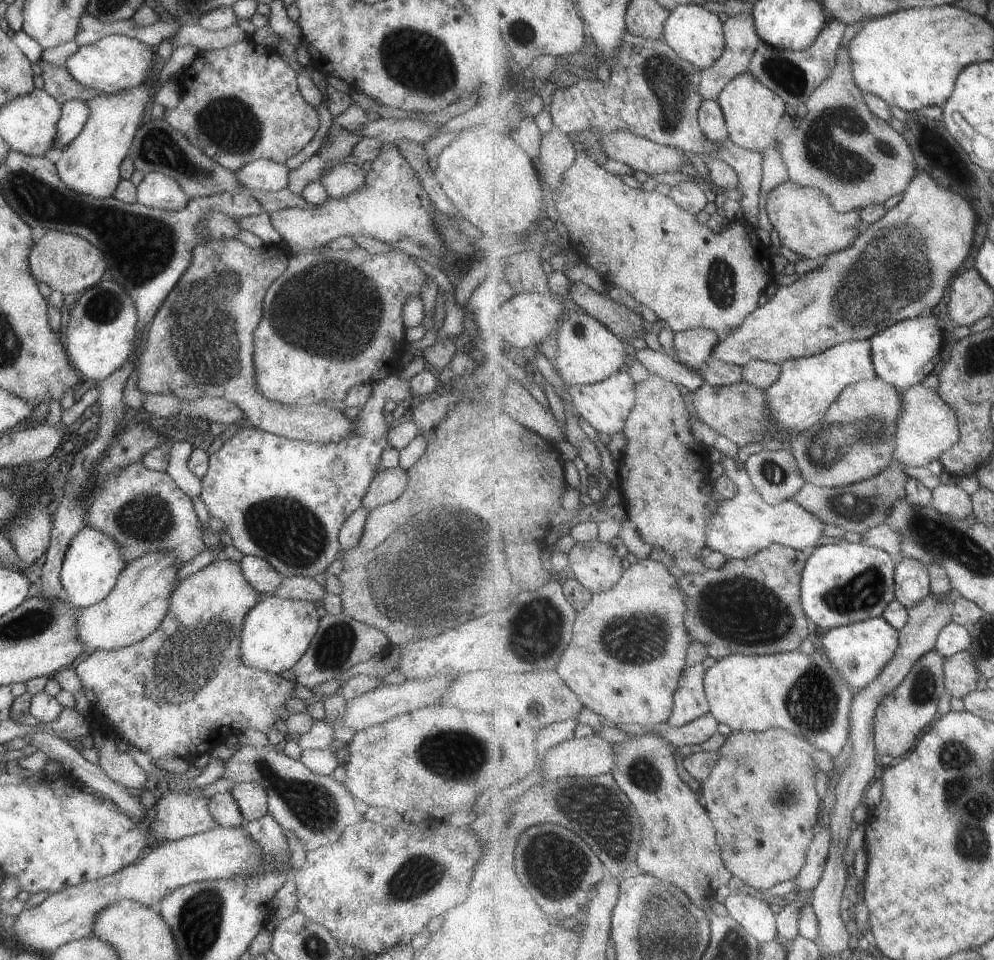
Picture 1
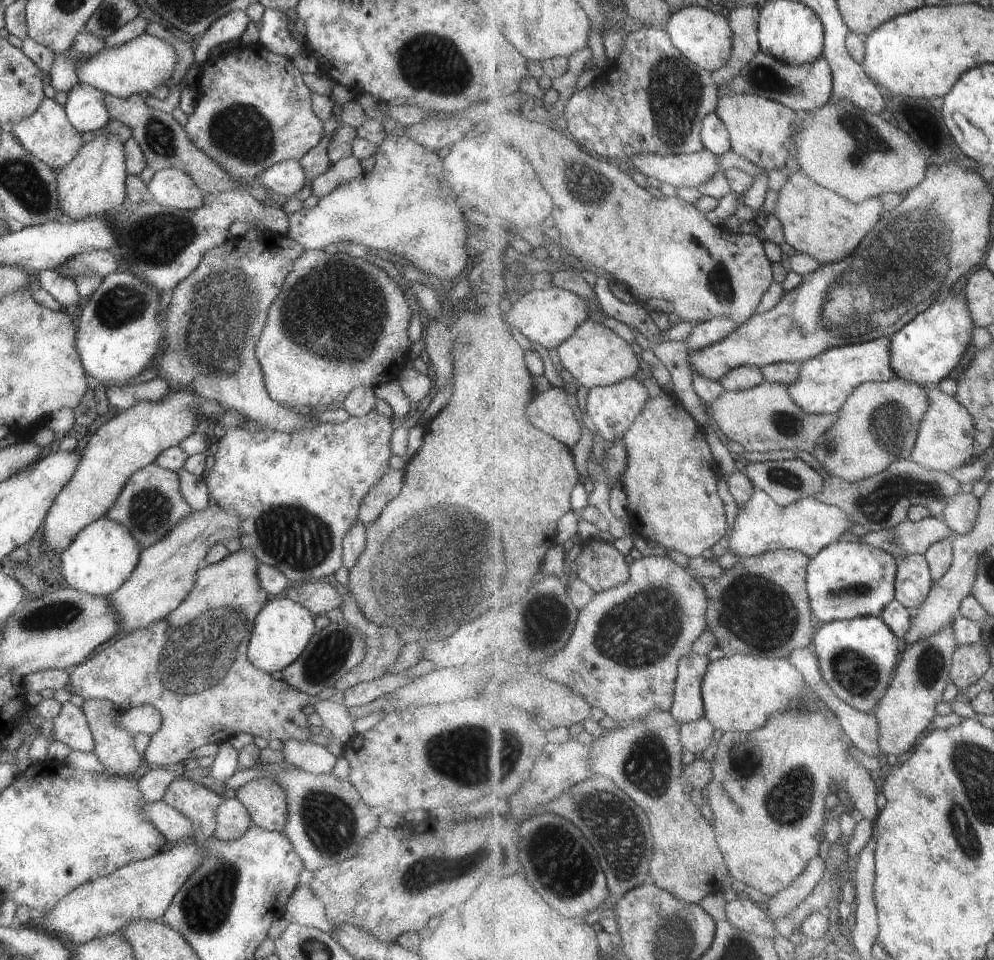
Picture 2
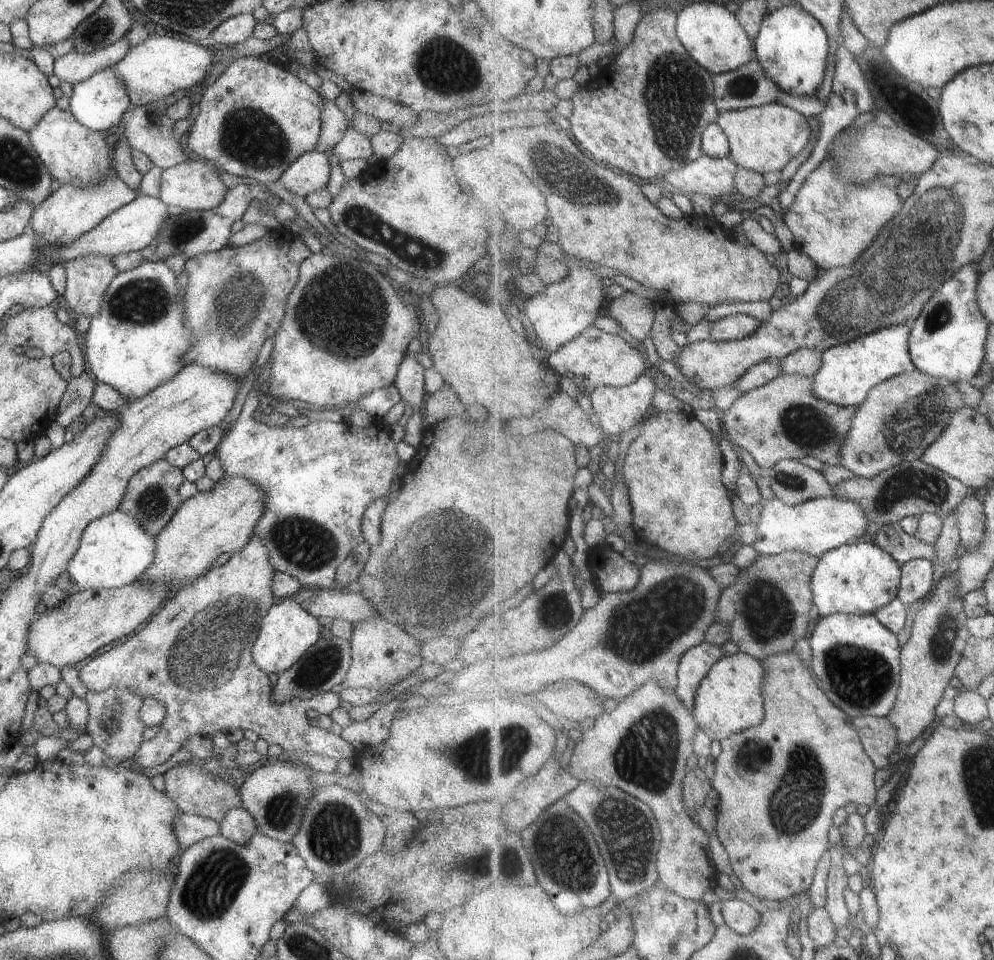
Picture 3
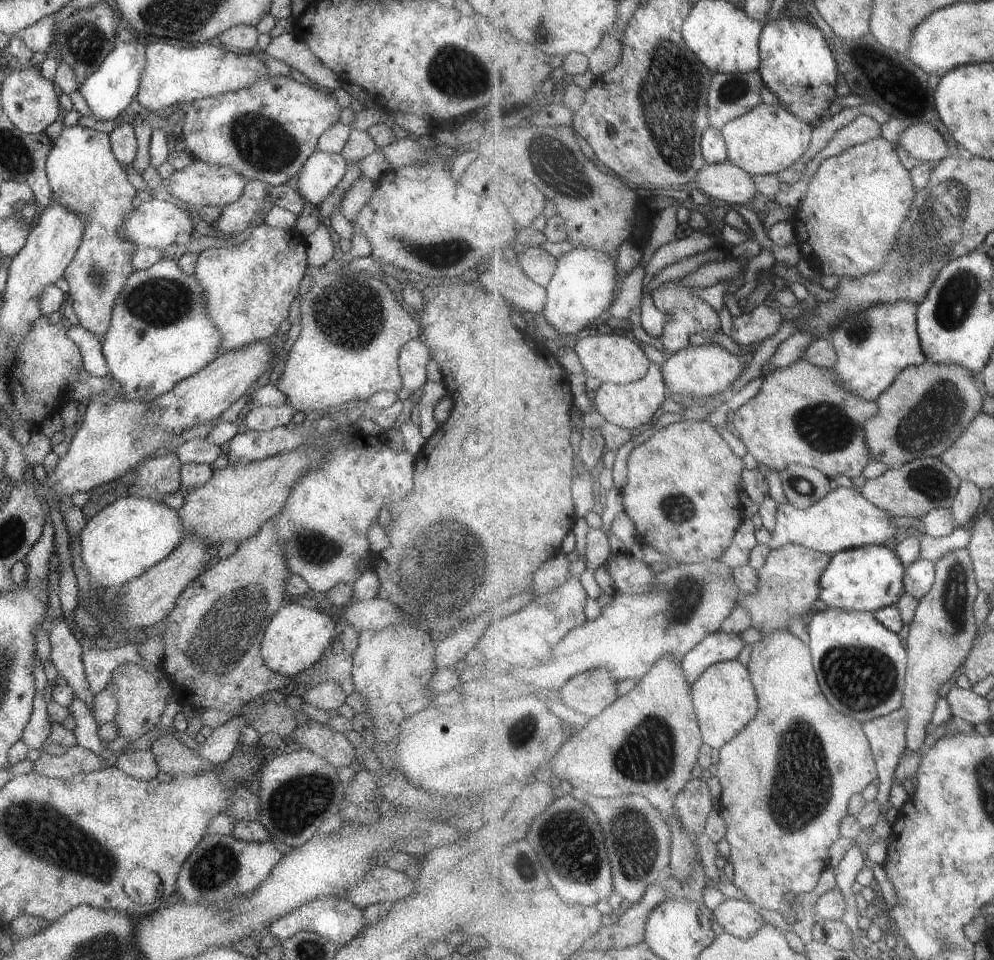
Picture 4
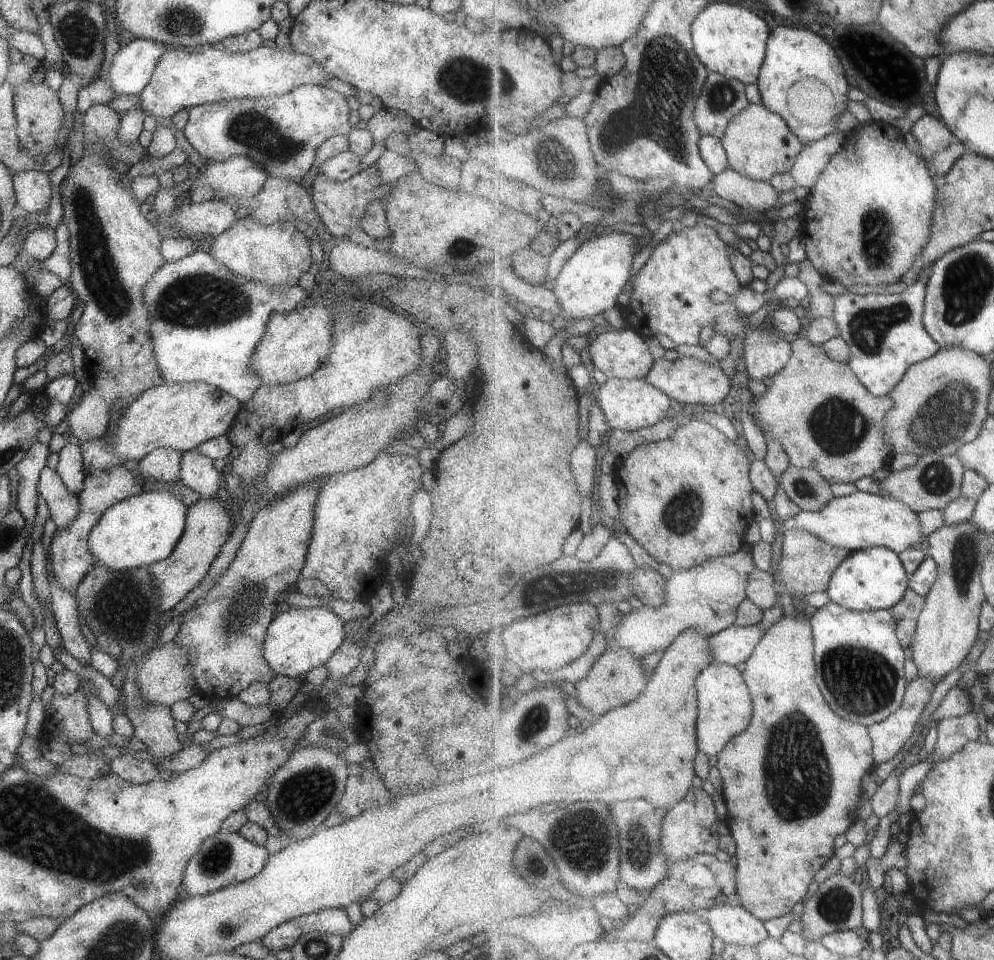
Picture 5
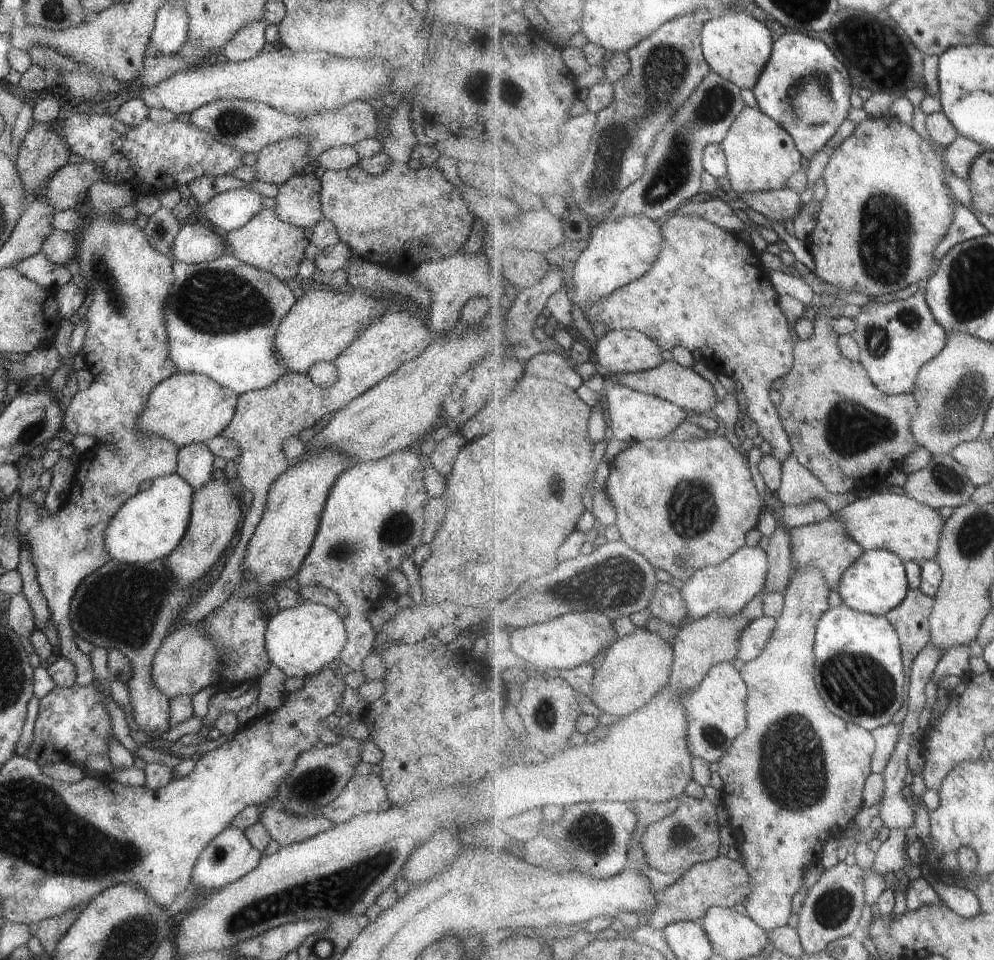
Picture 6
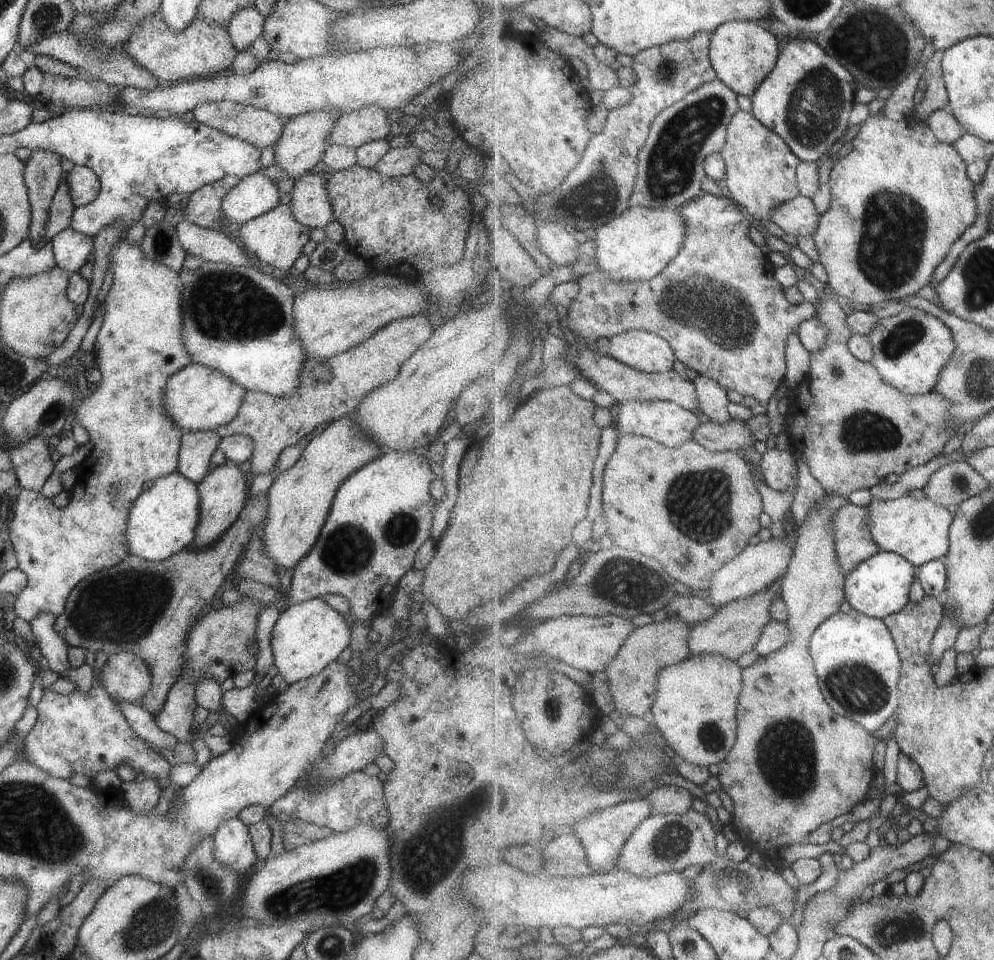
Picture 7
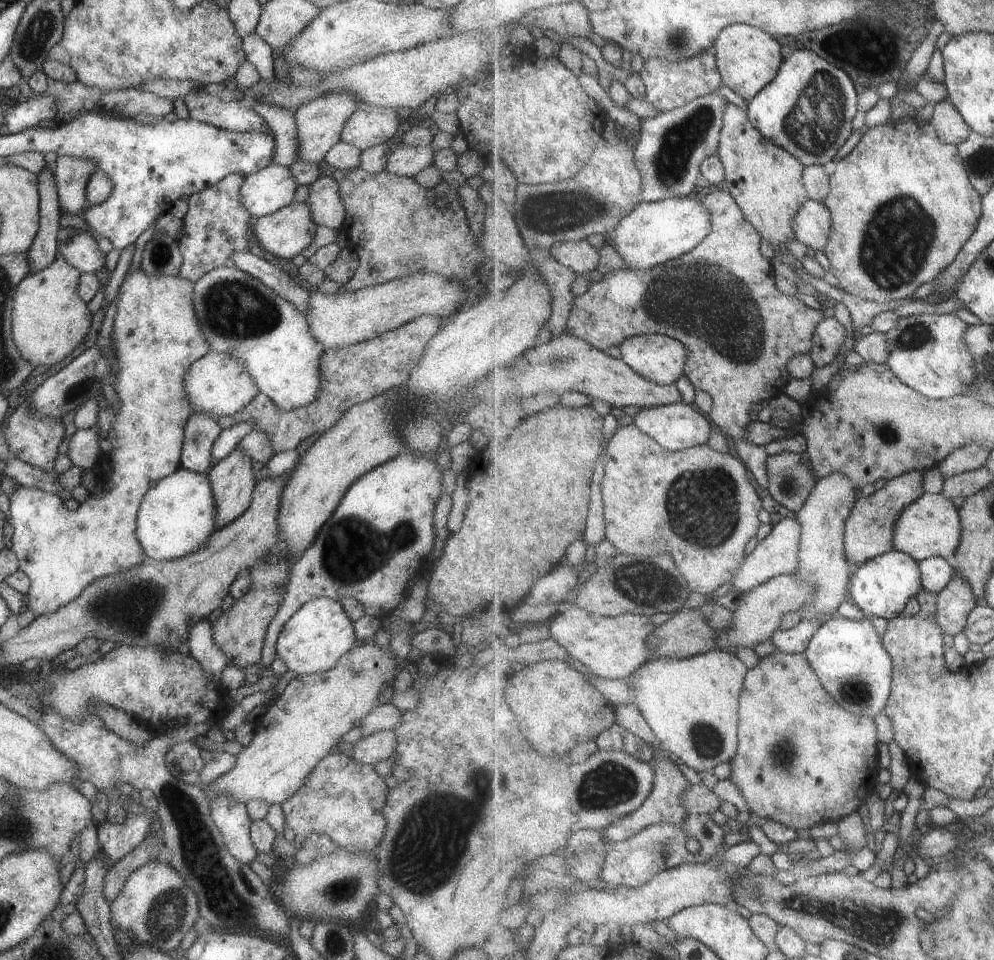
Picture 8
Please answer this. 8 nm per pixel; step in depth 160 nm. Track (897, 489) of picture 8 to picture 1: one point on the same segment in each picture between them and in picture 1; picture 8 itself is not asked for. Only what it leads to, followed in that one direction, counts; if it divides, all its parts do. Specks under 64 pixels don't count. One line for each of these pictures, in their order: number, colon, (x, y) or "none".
1: (753, 607)
2: (761, 607)
3: (767, 610)
4: (789, 582)
5: (807, 564)
6: (826, 545)
7: (855, 544)

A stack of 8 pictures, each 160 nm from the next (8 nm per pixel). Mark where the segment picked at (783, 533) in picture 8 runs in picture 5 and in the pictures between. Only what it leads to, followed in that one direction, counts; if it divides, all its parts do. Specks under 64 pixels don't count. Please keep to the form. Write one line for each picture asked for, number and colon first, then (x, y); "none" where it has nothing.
5: (707, 598)
6: (729, 588)
7: (760, 565)

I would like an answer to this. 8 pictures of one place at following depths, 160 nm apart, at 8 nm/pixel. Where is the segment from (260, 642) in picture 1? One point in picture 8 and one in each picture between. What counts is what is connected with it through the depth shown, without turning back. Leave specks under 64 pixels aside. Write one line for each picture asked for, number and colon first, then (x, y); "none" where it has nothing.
2: (281, 629)
3: (286, 631)
4: (296, 636)
5: (297, 640)
6: (298, 641)
7: (307, 636)
8: (311, 640)

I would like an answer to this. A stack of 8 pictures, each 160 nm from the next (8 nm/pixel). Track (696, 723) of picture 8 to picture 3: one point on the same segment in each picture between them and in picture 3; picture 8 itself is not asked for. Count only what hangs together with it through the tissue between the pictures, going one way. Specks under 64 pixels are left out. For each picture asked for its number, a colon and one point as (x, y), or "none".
3: (730, 700)
4: (726, 701)
5: (726, 706)
6: (717, 710)
7: (696, 708)

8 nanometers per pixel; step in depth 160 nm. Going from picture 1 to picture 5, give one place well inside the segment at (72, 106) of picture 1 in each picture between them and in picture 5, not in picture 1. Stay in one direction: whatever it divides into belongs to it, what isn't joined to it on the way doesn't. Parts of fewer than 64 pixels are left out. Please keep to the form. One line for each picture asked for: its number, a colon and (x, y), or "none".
2: (84, 107)
3: (97, 103)
4: (107, 91)
5: (130, 68)

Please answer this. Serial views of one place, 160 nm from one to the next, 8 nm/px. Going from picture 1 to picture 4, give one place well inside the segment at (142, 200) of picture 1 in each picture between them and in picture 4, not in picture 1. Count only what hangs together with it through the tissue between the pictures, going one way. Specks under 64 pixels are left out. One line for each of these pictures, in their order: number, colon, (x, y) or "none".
2: (172, 188)
3: (194, 185)
4: (199, 184)

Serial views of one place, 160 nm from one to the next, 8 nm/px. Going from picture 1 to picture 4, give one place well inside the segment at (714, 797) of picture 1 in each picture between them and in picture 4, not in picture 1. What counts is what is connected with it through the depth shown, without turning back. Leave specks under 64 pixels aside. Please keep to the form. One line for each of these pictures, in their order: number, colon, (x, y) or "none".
2: (768, 792)
3: (779, 784)
4: (787, 778)

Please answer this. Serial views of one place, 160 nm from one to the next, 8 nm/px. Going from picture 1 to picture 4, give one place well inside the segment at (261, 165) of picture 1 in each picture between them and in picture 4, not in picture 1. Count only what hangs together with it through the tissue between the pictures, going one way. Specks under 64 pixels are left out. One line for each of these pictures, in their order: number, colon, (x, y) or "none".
2: (286, 177)
3: (310, 172)
4: (321, 172)

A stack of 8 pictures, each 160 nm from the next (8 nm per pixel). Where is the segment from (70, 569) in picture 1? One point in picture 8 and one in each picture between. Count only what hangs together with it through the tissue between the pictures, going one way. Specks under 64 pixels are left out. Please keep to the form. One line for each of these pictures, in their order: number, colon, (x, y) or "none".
2: (101, 557)
3: (113, 550)
4: (122, 539)
5: (137, 531)
6: (147, 527)
7: (161, 521)
8: (176, 517)

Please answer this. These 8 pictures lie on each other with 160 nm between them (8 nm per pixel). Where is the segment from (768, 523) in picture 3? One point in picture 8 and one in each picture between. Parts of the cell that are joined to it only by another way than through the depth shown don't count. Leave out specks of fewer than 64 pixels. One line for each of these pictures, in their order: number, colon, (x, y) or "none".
4: (844, 520)
5: (860, 521)
6: (900, 524)
7: (919, 529)
8: (931, 527)

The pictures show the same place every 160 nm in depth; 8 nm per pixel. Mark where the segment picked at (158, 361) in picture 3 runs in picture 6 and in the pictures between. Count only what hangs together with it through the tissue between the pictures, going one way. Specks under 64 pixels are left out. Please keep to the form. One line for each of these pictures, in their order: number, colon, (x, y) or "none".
4: (158, 334)
5: (204, 322)
6: (220, 315)

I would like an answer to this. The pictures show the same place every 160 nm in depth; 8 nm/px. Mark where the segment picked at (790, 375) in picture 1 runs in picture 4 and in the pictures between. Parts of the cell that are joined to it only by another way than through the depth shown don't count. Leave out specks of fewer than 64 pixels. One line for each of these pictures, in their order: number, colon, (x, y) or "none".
2: (826, 382)
3: (849, 372)
4: (873, 347)

